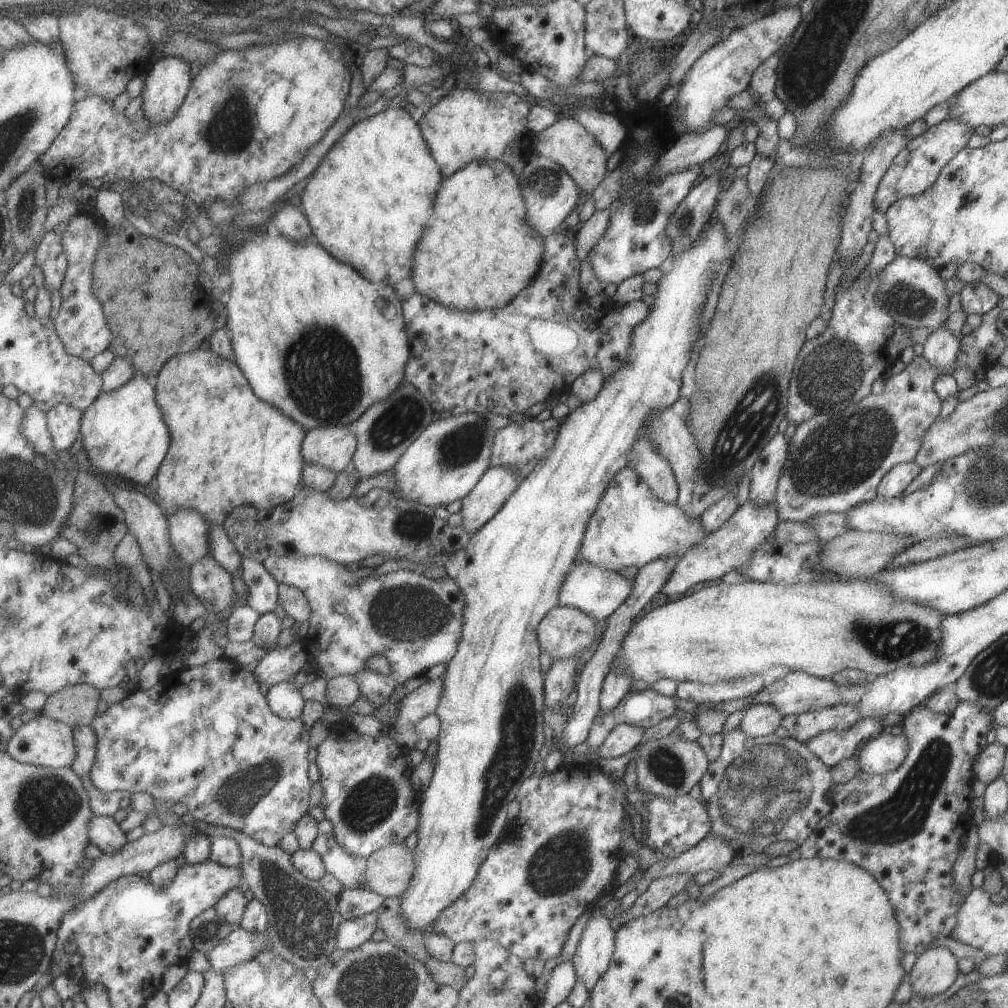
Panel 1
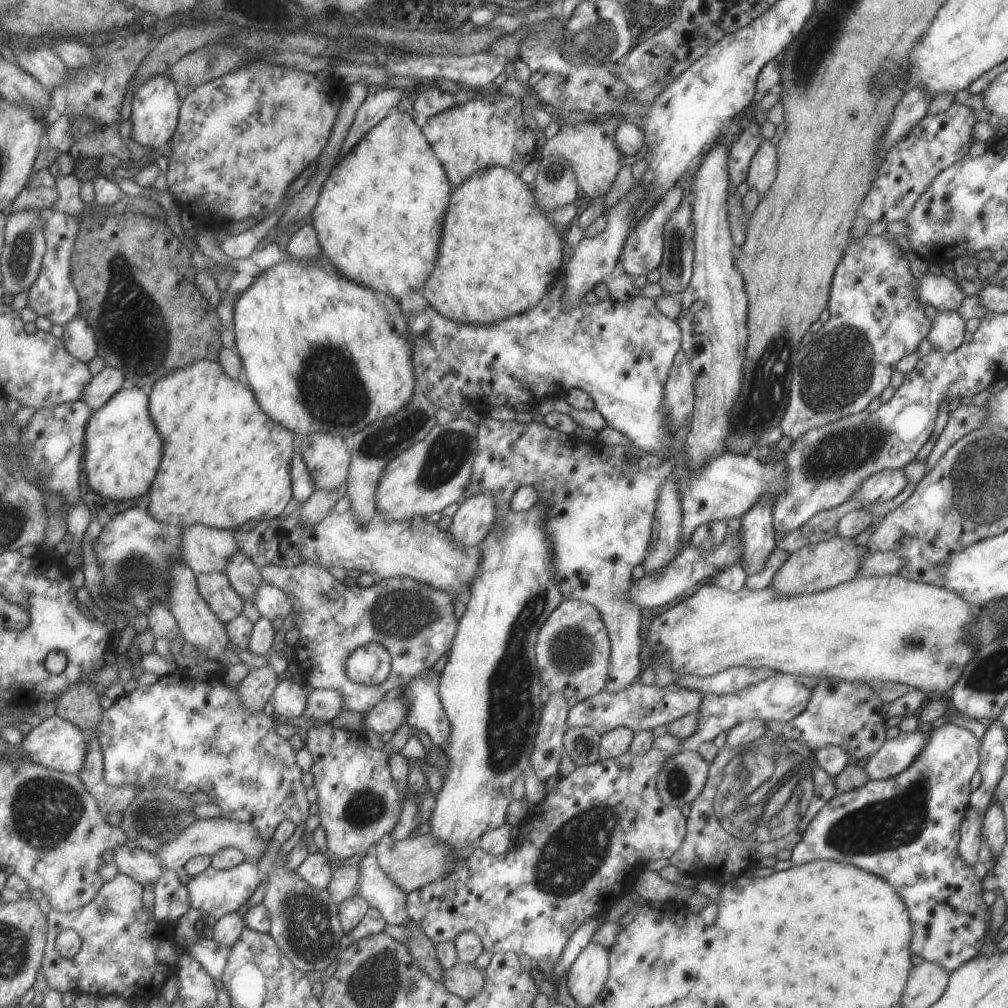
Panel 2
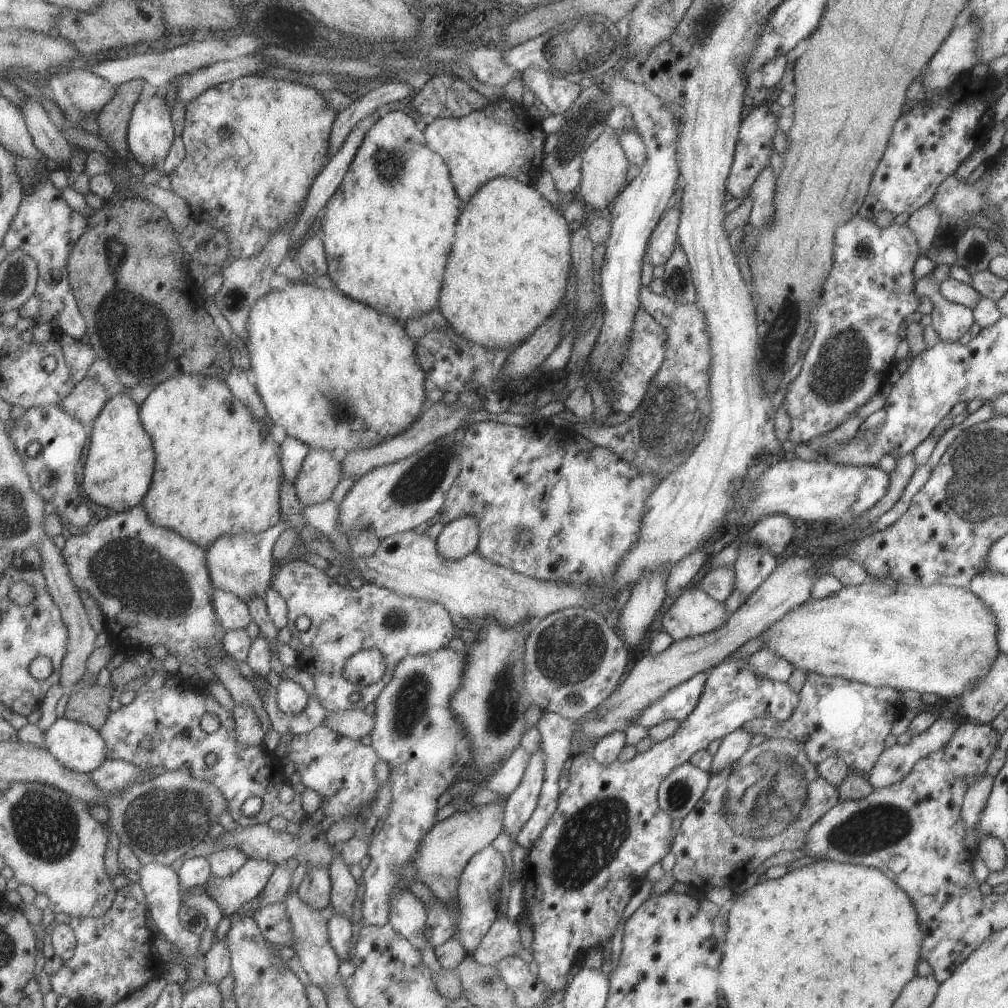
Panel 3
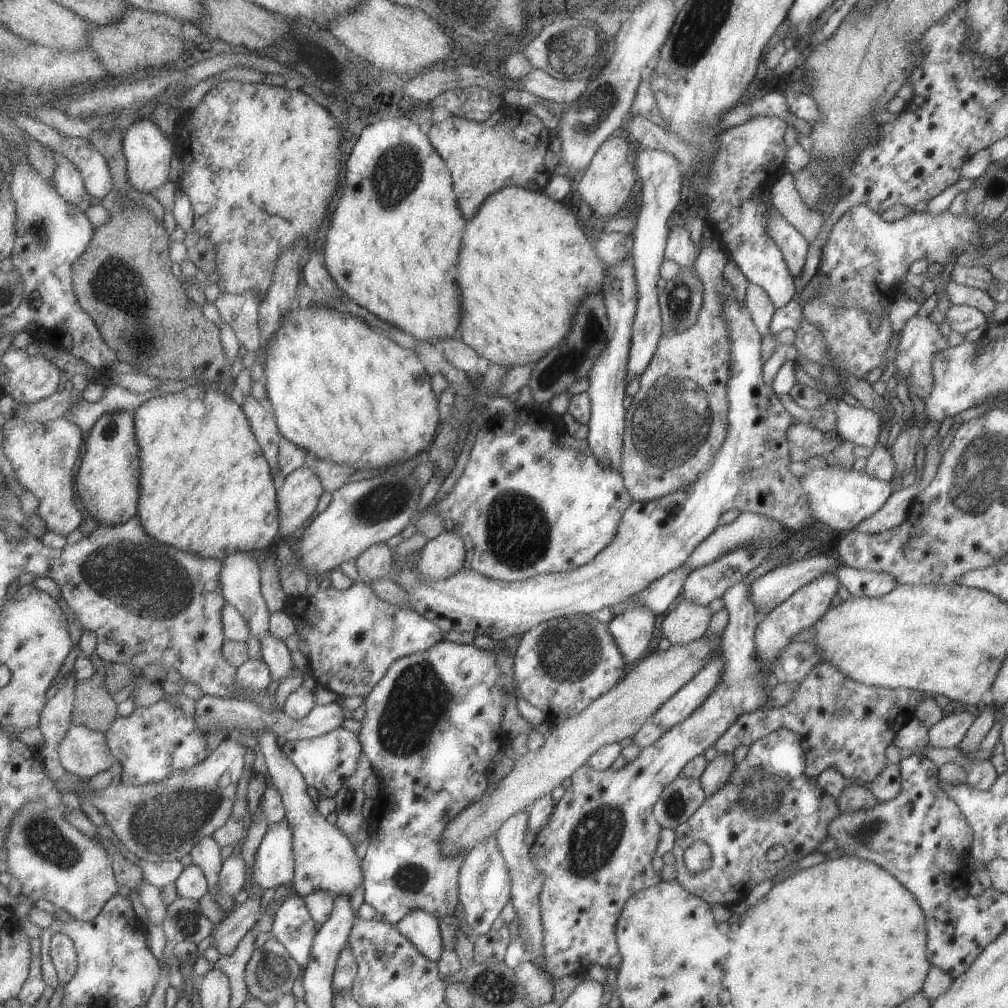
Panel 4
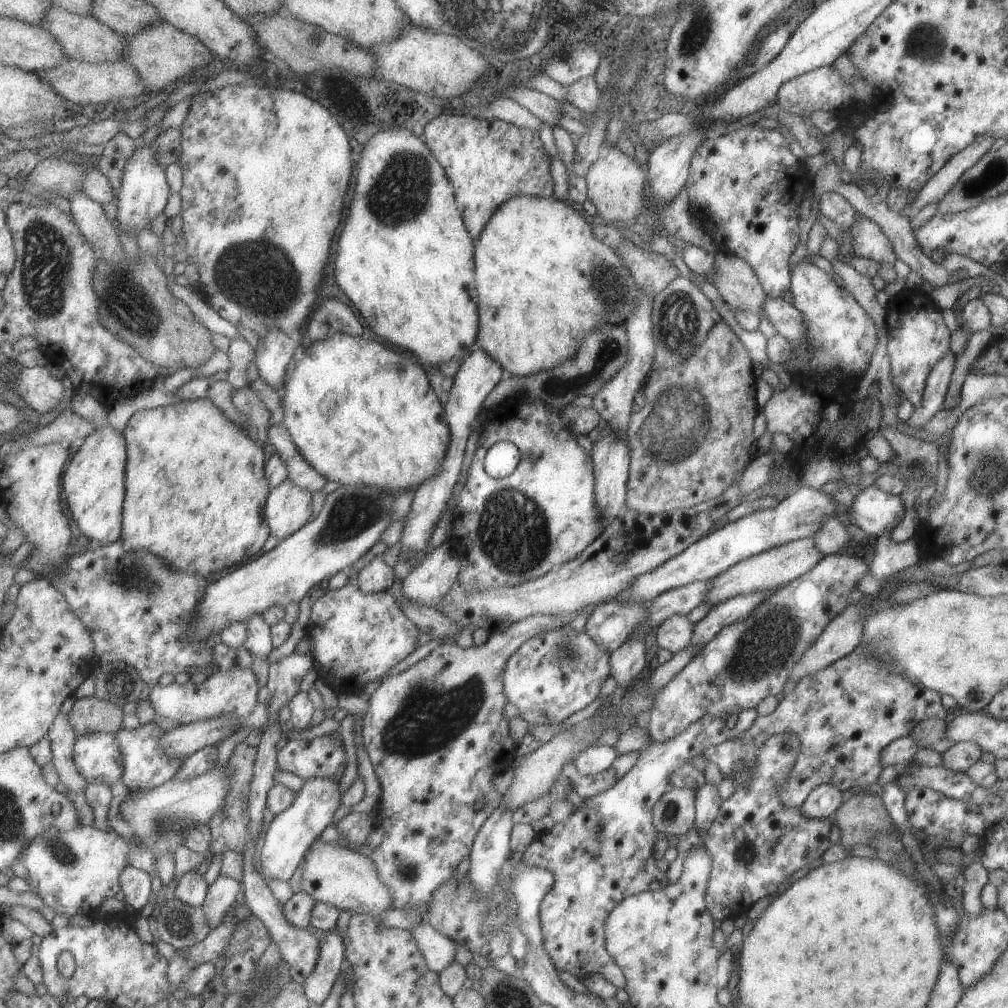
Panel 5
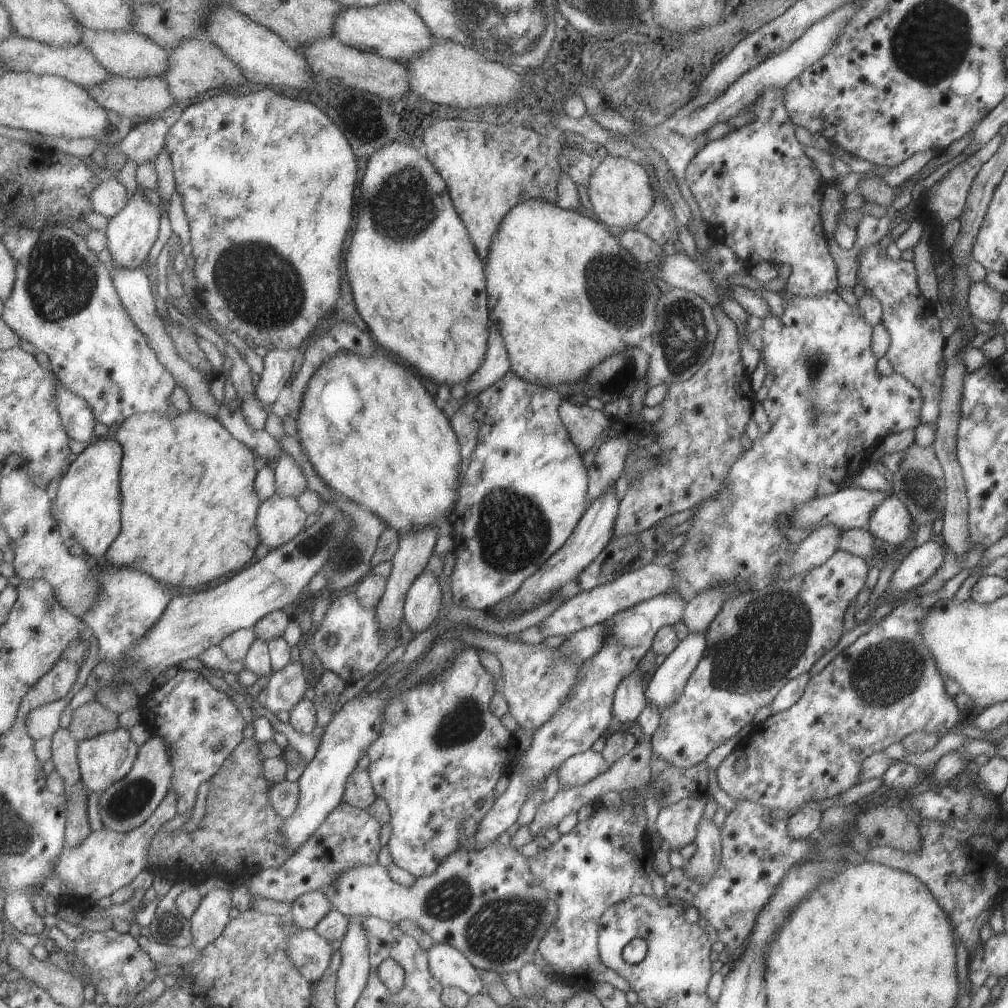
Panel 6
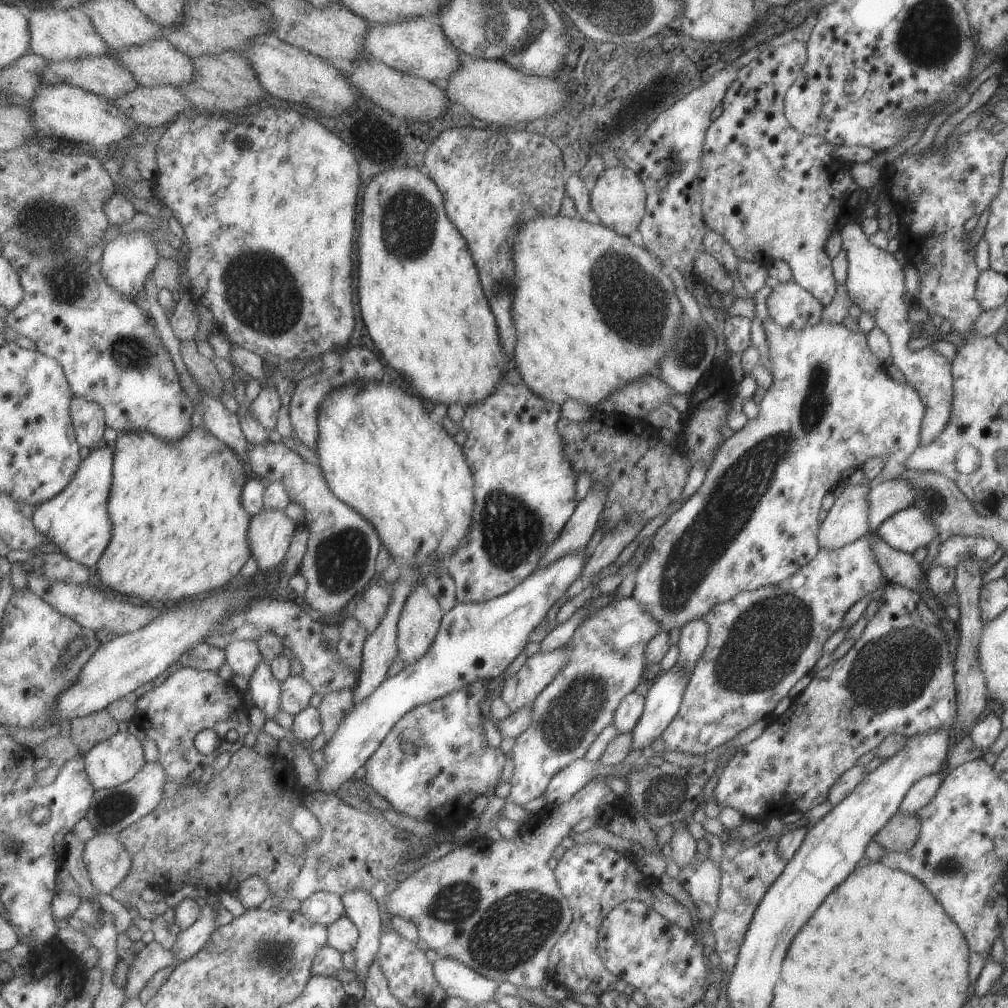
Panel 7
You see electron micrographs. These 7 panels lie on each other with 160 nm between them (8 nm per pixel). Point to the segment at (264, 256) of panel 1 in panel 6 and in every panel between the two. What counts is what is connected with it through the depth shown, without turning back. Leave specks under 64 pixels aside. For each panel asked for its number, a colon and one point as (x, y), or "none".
2: (323, 354)
3: (339, 375)
4: (347, 394)
5: (361, 413)
6: (372, 431)

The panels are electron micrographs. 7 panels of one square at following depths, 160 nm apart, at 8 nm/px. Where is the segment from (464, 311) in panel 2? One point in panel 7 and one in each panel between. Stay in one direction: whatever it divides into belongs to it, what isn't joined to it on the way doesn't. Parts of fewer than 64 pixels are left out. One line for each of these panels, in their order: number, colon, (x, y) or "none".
3: (509, 268)
4: (526, 264)
5: (546, 282)
6: (565, 295)
7: (593, 312)

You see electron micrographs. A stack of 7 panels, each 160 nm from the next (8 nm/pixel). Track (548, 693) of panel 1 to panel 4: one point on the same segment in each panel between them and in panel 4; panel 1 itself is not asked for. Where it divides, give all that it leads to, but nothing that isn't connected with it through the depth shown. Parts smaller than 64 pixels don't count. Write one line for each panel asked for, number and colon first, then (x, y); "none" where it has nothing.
2: (548, 747)
3: (520, 803)
4: (526, 881)

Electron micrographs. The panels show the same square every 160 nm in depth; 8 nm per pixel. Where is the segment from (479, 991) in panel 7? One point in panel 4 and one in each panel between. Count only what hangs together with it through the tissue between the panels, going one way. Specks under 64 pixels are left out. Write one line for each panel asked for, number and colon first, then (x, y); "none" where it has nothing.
4: (422, 928)
5: (440, 951)
6: (451, 967)

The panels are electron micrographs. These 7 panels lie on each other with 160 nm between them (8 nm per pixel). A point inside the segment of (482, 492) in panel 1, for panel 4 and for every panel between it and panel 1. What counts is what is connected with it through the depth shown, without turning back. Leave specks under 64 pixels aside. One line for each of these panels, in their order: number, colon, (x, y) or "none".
2: (471, 523)
3: (460, 538)
4: (444, 556)

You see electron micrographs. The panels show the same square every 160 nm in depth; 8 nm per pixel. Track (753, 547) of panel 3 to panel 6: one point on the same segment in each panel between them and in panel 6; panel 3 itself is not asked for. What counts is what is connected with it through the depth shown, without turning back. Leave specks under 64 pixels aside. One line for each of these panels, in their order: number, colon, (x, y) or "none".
4: (595, 852)
5: (603, 853)
6: (603, 860)

